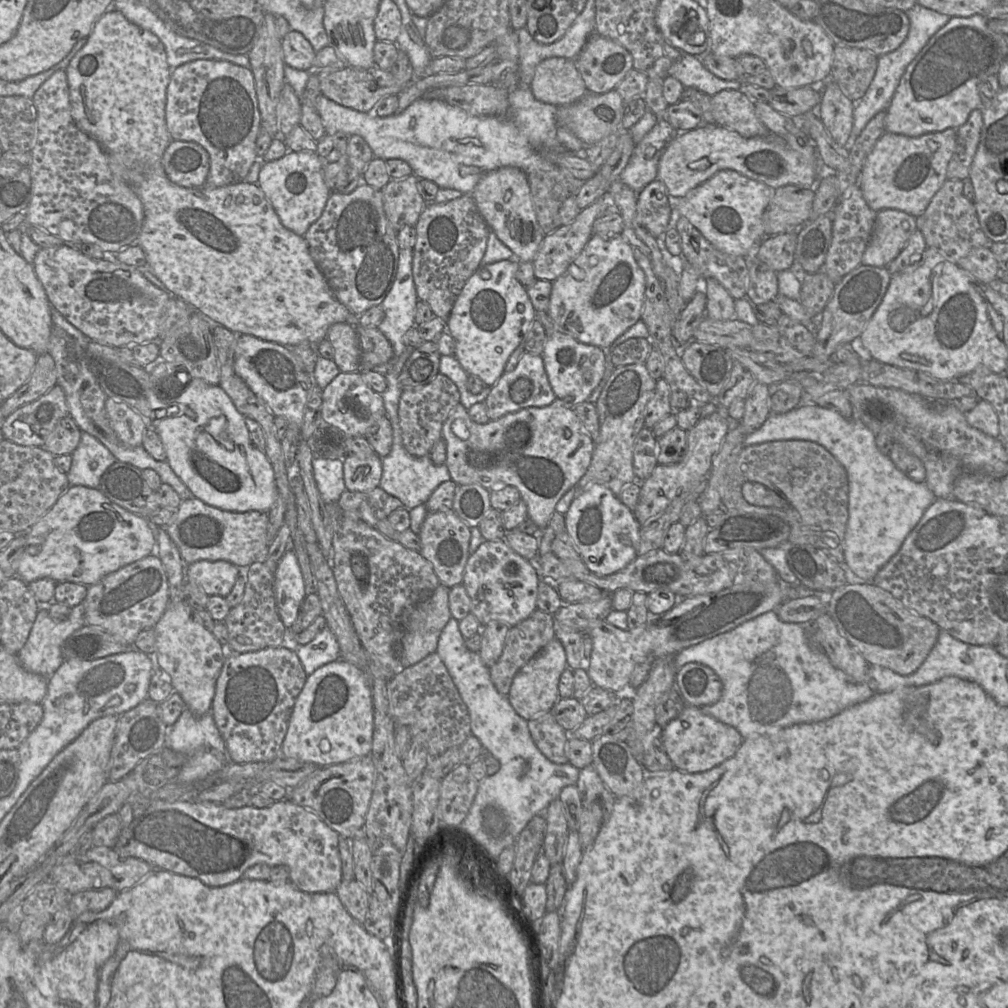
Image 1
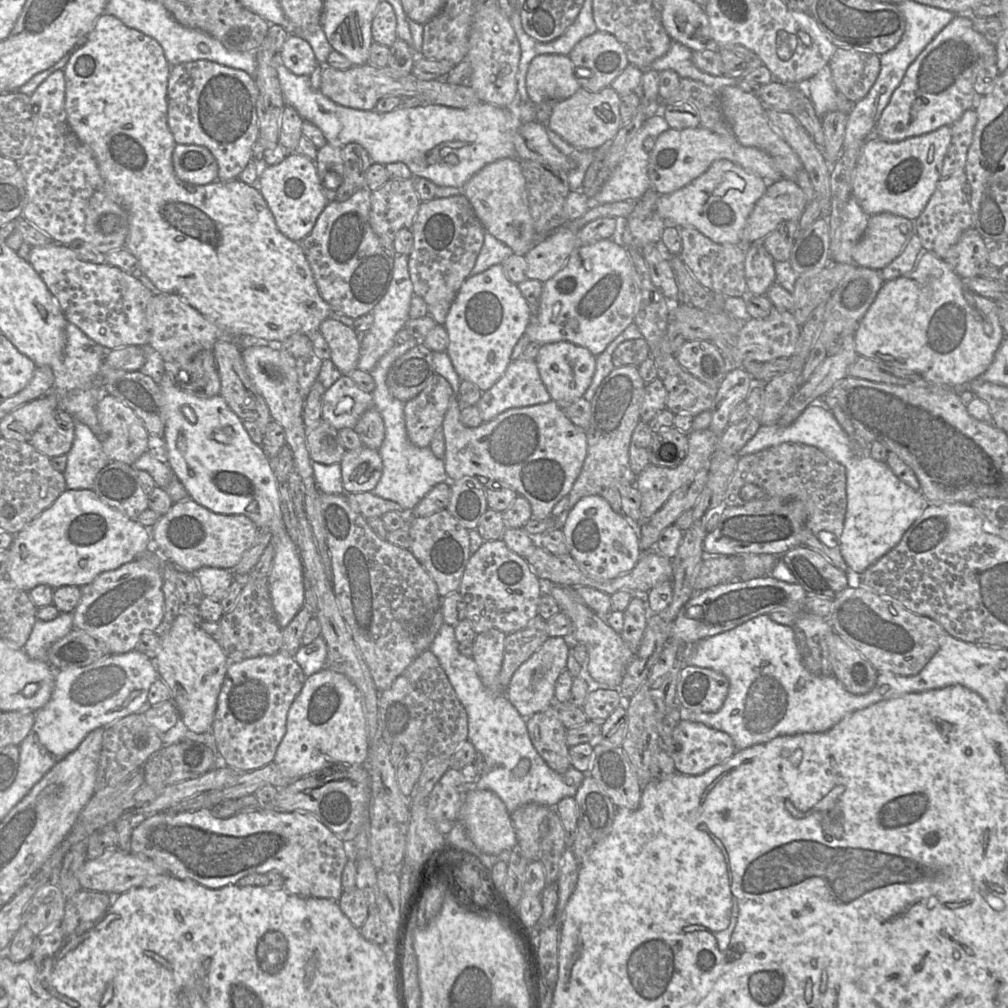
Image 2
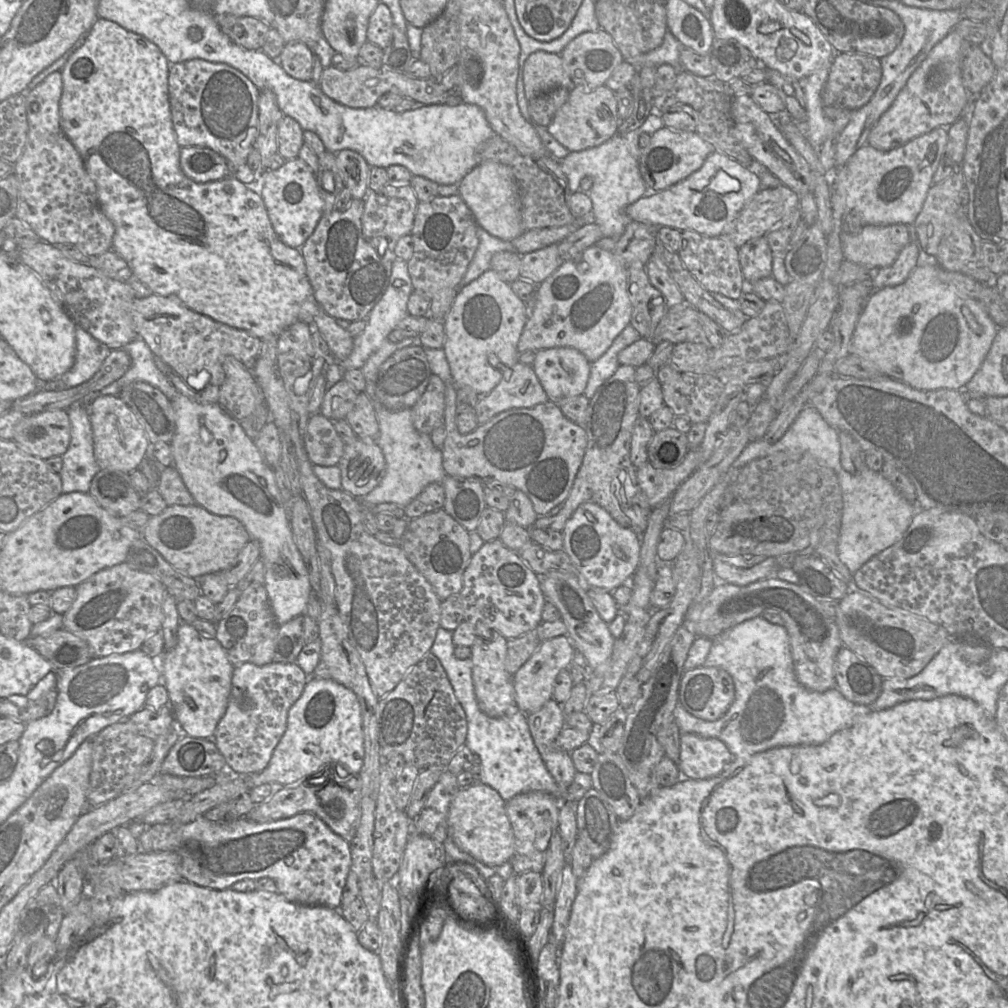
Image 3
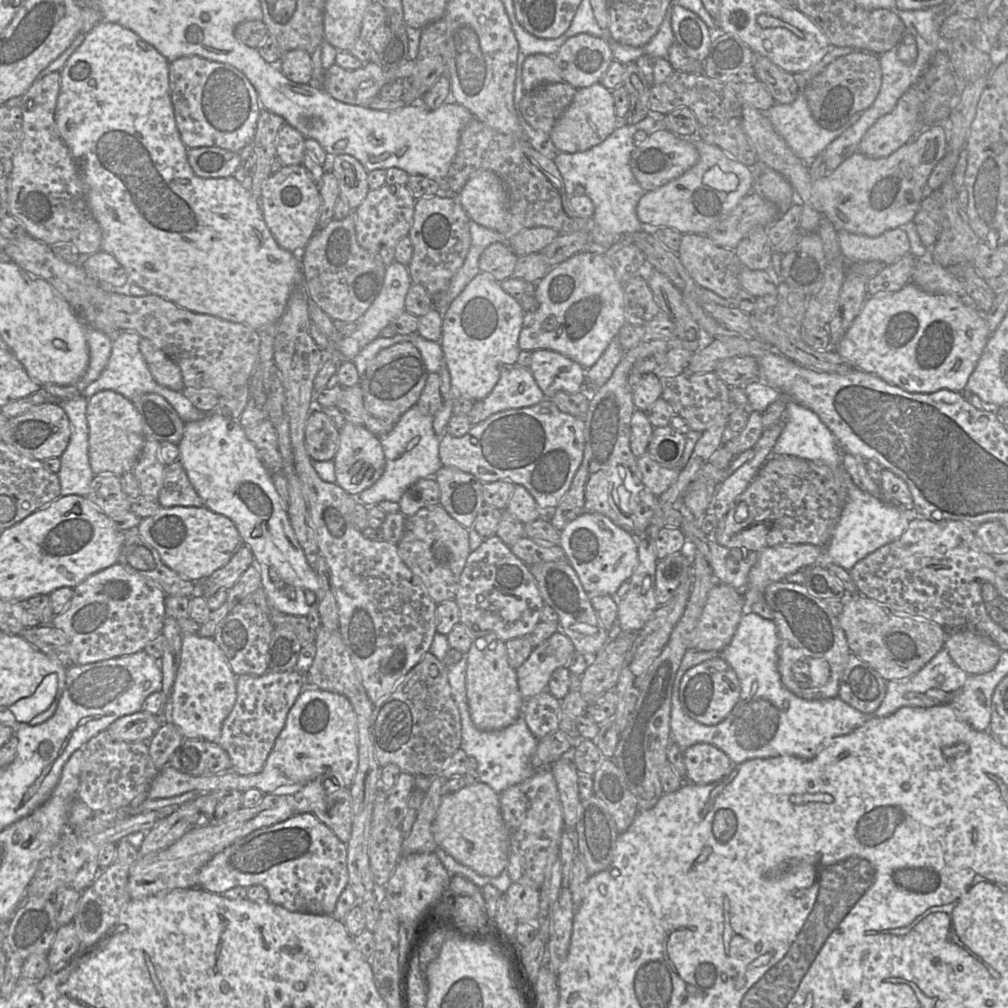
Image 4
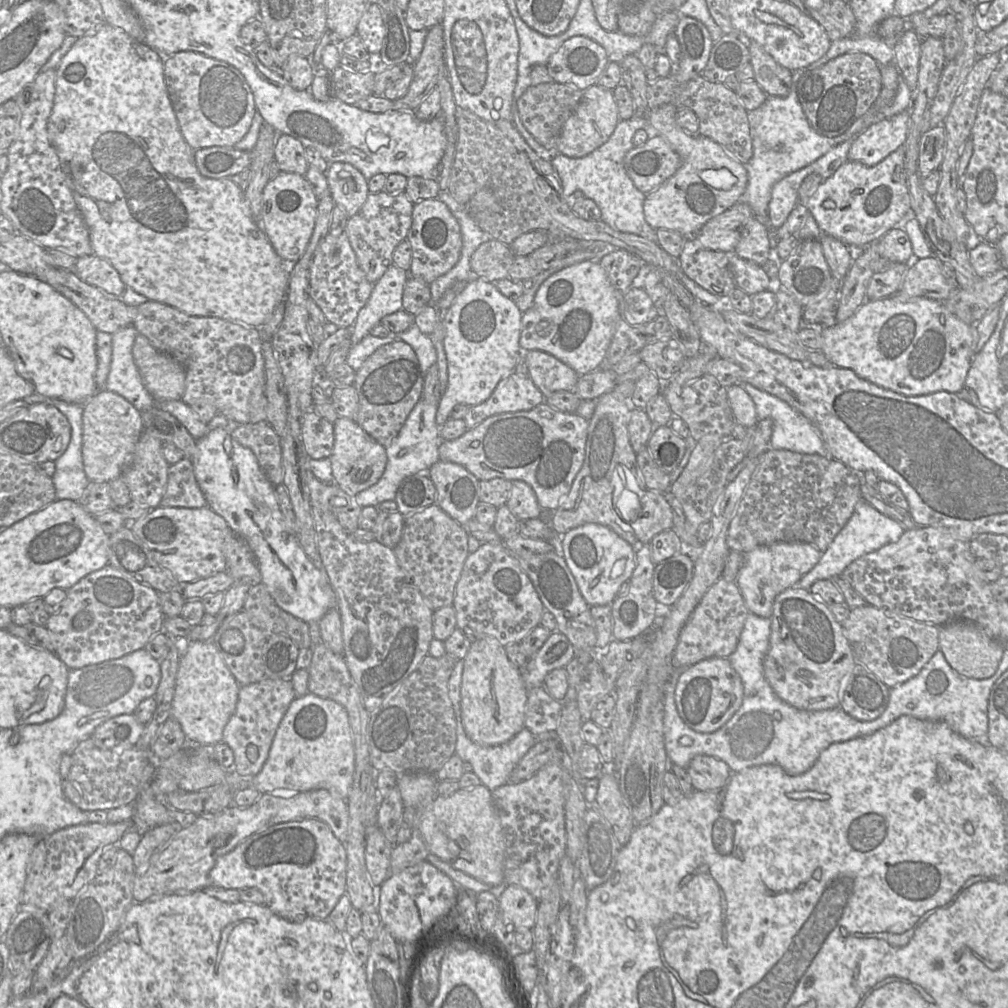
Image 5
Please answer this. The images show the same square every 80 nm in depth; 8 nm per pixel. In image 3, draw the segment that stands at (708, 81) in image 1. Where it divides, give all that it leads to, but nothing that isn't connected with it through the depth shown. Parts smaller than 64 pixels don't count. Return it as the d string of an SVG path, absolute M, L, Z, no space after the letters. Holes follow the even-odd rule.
M667 30L659 47L639 56L628 58L625 61L636 70L640 70L645 66L658 67L662 64L670 64L676 71L682 71L684 70L680 62L680 50L682 47L674 35Z

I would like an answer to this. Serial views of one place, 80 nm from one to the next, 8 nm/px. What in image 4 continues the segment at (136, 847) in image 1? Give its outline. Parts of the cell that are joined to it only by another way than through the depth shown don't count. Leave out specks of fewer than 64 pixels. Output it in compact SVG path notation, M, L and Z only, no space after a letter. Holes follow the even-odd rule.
M303 814L272 826L258 829L217 853L205 864L198 875L198 887L222 894L236 887L262 885L269 894L269 901L293 912L332 915L338 898L348 886L347 844L316 816Z

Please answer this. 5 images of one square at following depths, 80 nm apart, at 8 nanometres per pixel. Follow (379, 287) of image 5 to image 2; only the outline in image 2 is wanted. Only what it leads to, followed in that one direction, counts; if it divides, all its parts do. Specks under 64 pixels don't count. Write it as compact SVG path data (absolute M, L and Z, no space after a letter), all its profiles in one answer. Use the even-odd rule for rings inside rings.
M396 253L393 275L388 289L372 310L373 324L365 334L360 335L360 356L357 369L361 371L370 372L373 370L379 359L395 345L395 335L404 328L410 319L410 303L414 291L408 269L408 259L408 255Z

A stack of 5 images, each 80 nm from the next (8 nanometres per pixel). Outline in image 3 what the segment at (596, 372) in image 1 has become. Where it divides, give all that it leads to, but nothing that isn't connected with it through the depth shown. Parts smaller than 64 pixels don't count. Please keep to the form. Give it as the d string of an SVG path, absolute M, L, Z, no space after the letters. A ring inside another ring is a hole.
M556 347L537 351L532 367L548 400L557 404L563 398L584 393L590 365L578 350Z

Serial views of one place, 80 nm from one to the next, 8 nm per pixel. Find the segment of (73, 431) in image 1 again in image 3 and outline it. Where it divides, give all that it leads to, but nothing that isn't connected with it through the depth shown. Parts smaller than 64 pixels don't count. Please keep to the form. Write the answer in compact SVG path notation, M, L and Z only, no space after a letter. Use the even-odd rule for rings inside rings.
M51 410L25 417L15 426L13 441L27 454L43 460L62 456L70 444L67 410Z

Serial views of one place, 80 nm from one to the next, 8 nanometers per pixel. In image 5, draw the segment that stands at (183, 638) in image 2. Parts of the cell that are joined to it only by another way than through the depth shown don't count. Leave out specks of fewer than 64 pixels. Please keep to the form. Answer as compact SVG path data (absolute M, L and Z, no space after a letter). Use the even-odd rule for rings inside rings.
M212 640L189 642L179 661L171 708L171 716L180 723L188 742L201 745L223 742L223 730L235 712L239 690L240 685Z

